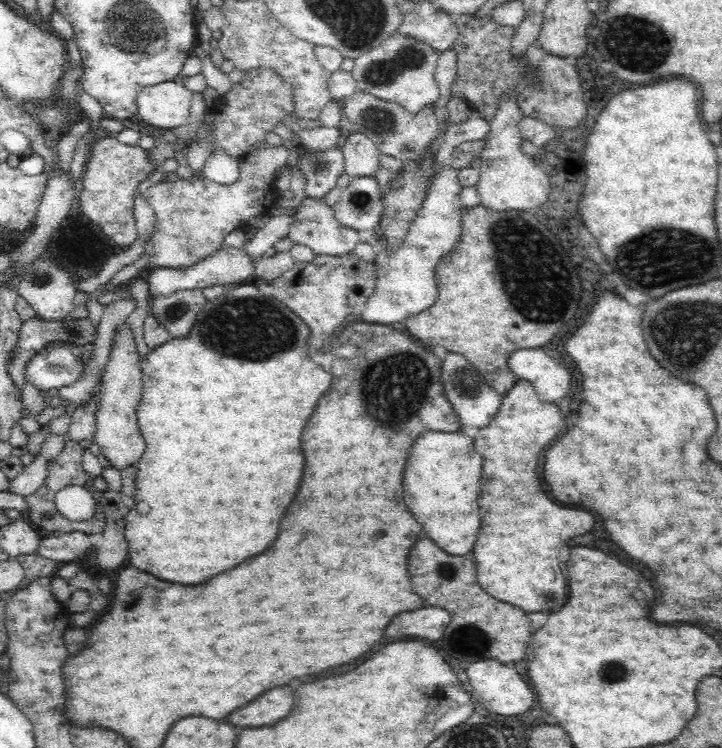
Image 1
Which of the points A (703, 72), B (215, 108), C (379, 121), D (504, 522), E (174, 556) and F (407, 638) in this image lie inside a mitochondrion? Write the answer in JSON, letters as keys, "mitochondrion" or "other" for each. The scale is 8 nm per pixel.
{"A":"other","B":"other","C":"mitochondrion","D":"other","E":"other","F":"other"}

